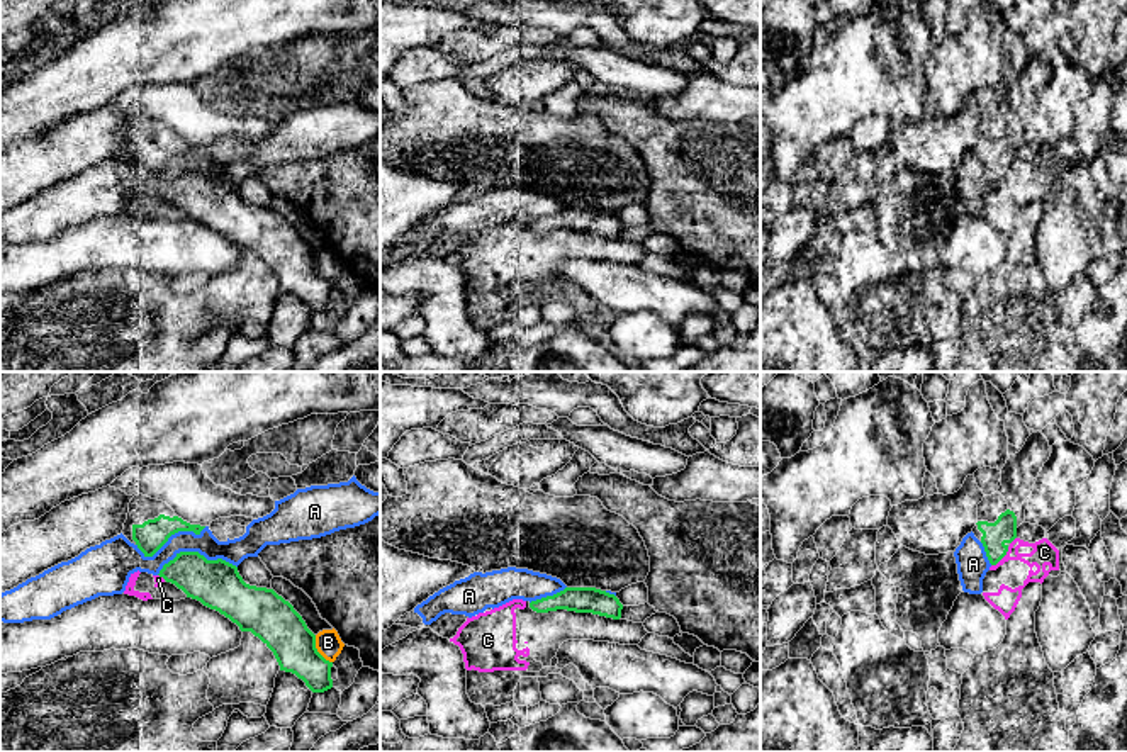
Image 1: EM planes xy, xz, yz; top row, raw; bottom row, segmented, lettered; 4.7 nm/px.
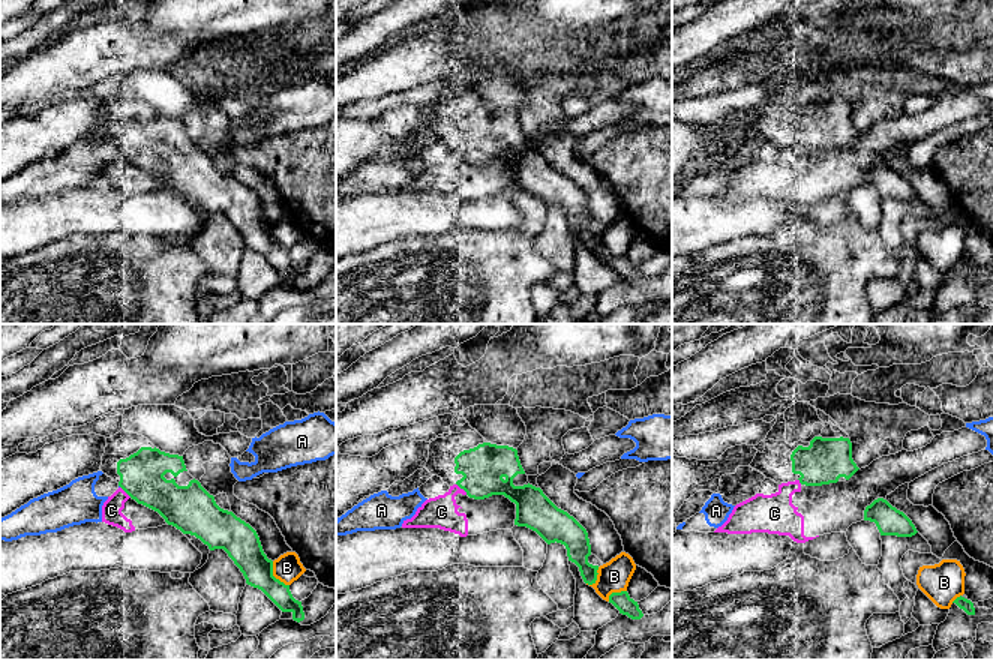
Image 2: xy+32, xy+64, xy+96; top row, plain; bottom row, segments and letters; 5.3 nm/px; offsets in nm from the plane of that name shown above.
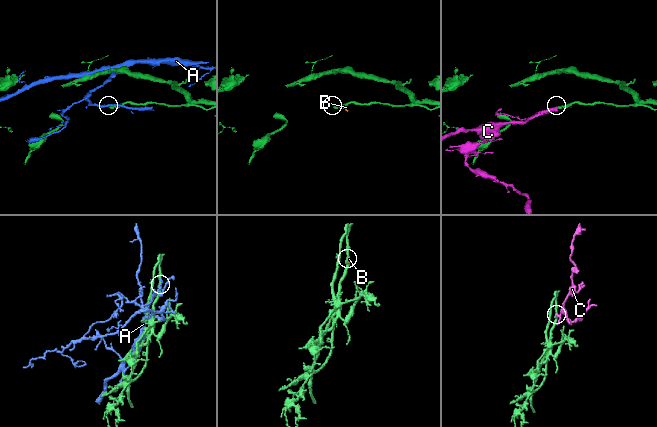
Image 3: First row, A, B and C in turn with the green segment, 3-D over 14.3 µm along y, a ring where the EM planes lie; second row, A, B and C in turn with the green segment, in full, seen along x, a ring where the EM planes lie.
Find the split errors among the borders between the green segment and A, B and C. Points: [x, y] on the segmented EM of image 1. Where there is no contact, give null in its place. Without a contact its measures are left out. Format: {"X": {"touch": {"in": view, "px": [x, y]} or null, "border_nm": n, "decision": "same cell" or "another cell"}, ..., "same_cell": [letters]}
{"A": {"touch": {"in": "xy", "px": [196, 552]}, "border_nm": 380, "decision": "another cell"}, "B": {"touch": {"in": "xy", "px": [316, 650]}, "border_nm": 160, "decision": "another cell"}, "C": {"touch": {"in": "yz", "px": [1002, 557]}, "border_nm": 130, "decision": "another cell"}, "same_cell": []}

